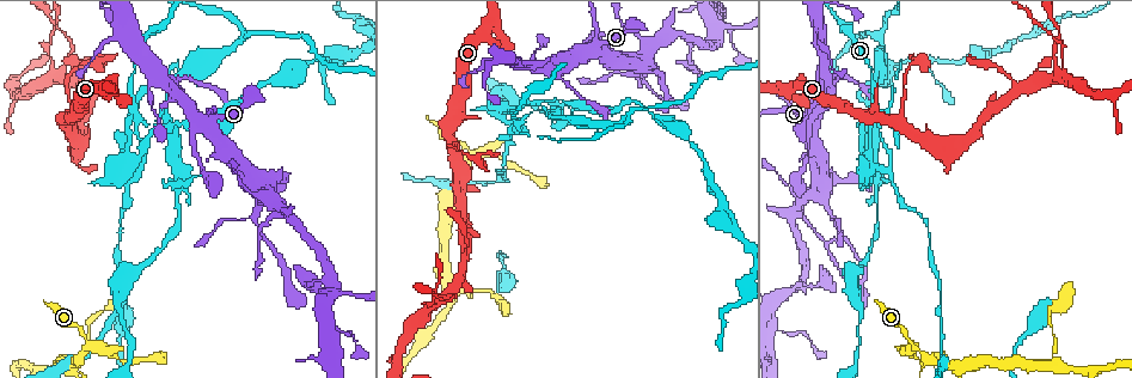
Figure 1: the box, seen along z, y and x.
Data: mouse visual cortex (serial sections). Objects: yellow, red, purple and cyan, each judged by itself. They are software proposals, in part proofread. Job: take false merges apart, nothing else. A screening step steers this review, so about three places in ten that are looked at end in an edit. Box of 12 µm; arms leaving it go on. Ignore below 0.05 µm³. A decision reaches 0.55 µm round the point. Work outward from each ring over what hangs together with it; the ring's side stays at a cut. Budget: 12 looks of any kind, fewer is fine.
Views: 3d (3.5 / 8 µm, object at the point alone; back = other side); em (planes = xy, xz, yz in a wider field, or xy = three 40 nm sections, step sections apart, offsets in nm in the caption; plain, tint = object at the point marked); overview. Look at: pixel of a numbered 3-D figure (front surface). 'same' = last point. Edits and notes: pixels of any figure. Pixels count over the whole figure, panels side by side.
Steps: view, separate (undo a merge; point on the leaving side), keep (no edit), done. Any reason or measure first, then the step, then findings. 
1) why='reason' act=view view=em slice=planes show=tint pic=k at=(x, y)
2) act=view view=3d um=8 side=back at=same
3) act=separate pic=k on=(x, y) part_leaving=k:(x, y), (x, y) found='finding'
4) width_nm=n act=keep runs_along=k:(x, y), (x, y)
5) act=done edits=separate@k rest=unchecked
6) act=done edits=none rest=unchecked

why='sharp bend' act=view view=3d um=3.5 pic=1 at=(811, 128)

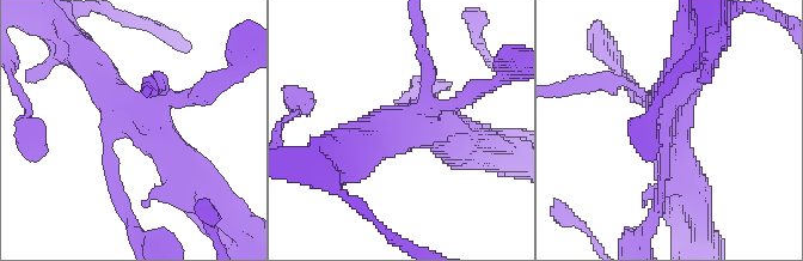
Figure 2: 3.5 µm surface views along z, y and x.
arm_widths_nm=150,200 why='need the tissue' act=view view=em slice=xy step=3 show=tint pic=2 at=(116, 132)

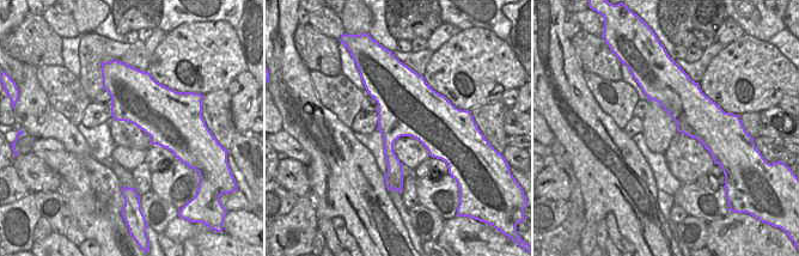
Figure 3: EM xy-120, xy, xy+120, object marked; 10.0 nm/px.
act=keep runs_along=2:(172, 99), (106, 143), (121, 206) found='all the same cell'

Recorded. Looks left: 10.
why='three arms meet' act=view view=3d um=3.5 pic=1 at=(664, 35)

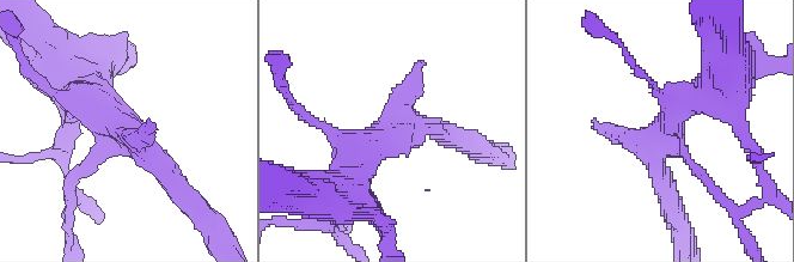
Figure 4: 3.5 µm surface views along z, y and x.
act=view view=em slice=xy step=3 show=tint pic=4 at=(398, 136)

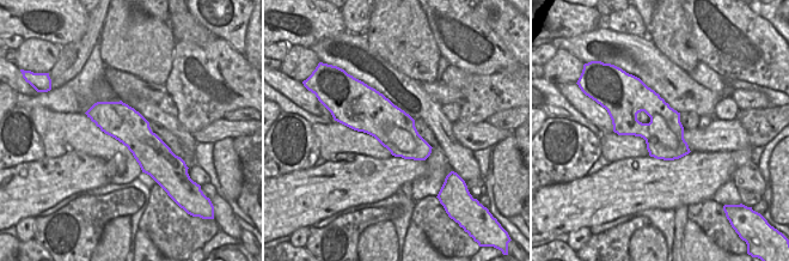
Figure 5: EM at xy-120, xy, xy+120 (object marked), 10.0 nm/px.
width_nm=400 act=keep runs_along=4:(83, 97), (134, 138), (181, 193) found='one cell here'

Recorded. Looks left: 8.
why='three arms meet' act=view view=3d um=3.5 pic=1 at=(447, 137)

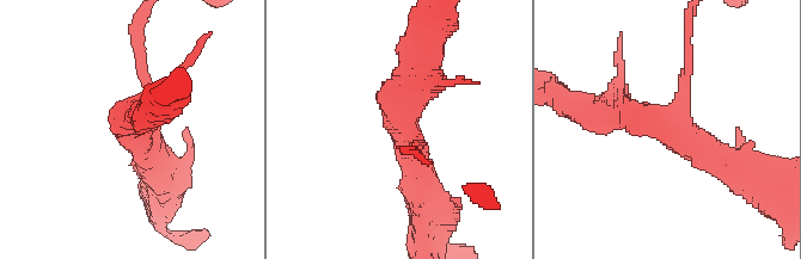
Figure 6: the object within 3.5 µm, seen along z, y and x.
arms=3 arm_widths_nm=150,350,350 act=view view=em slice=planes show=tint pic=6 at=(401, 128)

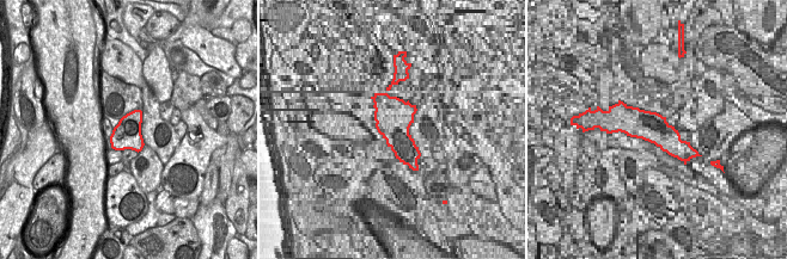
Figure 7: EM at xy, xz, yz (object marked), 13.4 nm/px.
act=view view=em slice=xy step=1 show=tint at=same

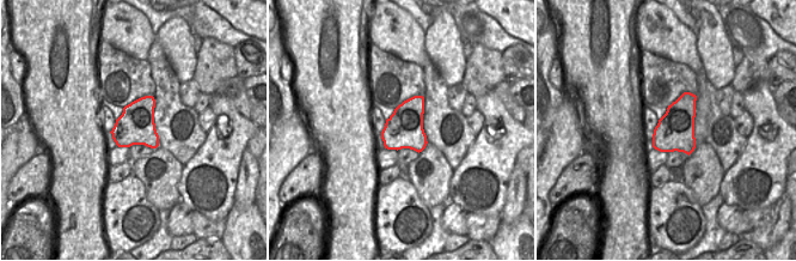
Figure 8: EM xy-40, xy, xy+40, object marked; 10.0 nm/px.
width_nm=380 act=keep runs_along=6:(593, 113), (655, 121), (728, 165) found='continuous, no second cell'

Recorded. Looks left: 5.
why='branch point' act=view view=3d um=3.5 pic=1 at=(474, 153)

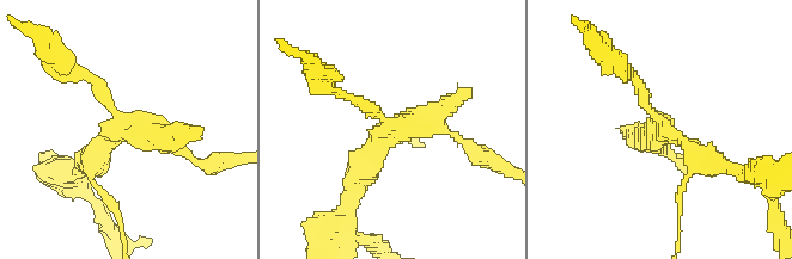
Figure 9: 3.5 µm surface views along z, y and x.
arms=3 arm_widths_nm=150,300,300 why='shape alone is not enough' act=view view=em slice=planes show=tint pic=9 at=(389, 124)

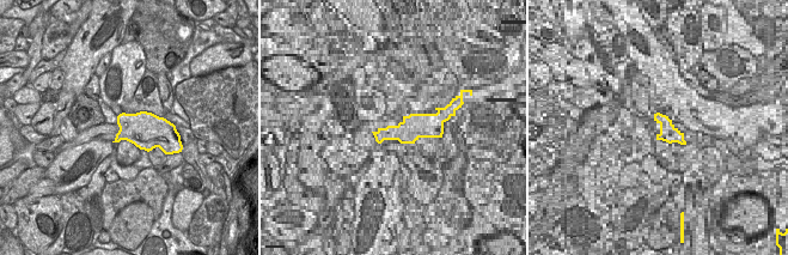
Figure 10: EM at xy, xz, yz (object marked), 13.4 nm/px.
act=view view=em slice=xy step=5 show=tint at=same

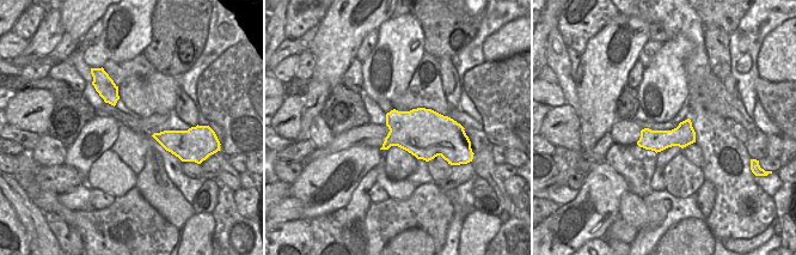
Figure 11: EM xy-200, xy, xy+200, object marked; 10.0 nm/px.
act=keep runs_along=9:(623, 72), (669, 134), (710, 160) found='one cell here'

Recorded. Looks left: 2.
why='thin arm on a thick one' act=view view=3d um=3.5 pic=1 at=(463, 290)

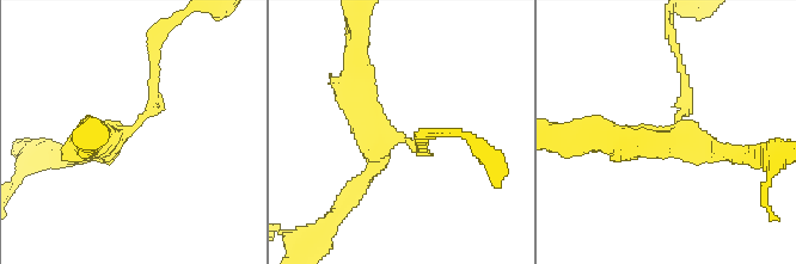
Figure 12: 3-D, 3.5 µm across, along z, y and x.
why='shape alone is not enough' act=view view=em slice=xy step=3 show=tint pic=12 at=(403, 138)

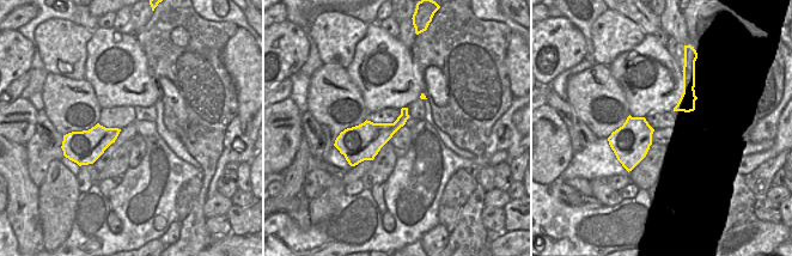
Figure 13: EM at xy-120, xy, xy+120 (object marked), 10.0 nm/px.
arm_widths_nm=100,250,400 act=keep found='continuous, no second cell'

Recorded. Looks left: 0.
act=done edits=none rest=unchecked

